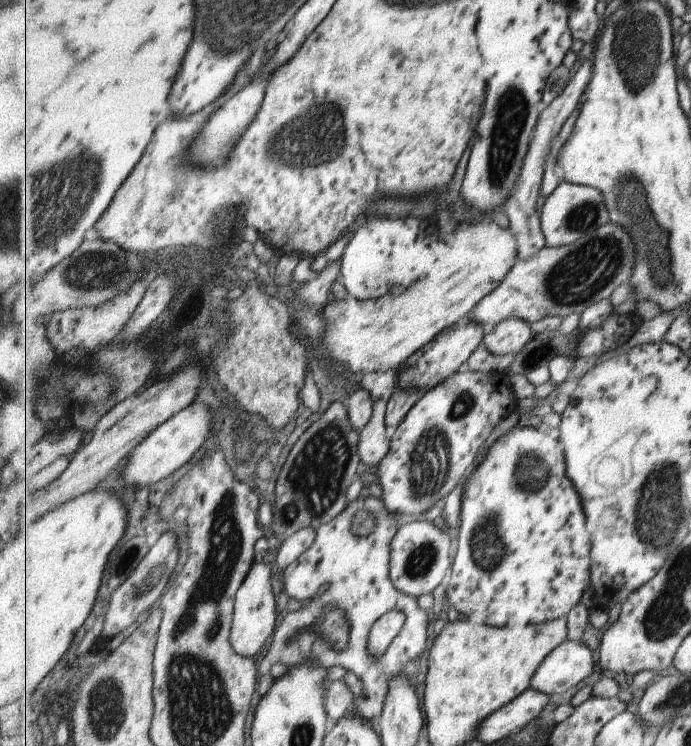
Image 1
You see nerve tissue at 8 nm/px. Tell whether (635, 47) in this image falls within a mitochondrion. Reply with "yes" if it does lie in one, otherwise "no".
yes

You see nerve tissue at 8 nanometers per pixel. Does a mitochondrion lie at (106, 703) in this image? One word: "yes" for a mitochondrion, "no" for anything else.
yes

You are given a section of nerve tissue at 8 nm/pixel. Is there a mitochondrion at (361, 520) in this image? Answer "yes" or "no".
yes

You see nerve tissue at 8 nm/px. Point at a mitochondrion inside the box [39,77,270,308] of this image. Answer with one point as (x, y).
(95, 270)

